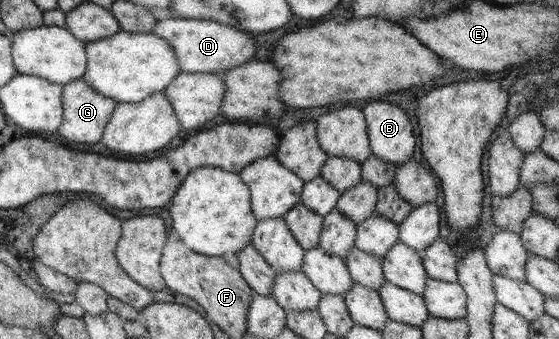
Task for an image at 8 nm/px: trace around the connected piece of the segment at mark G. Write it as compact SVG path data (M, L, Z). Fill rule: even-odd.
M83 78L71 81L63 86L62 103L64 107L64 121L58 133L70 143L94 143L100 145L104 128L114 113L117 101L106 95L94 91Z

